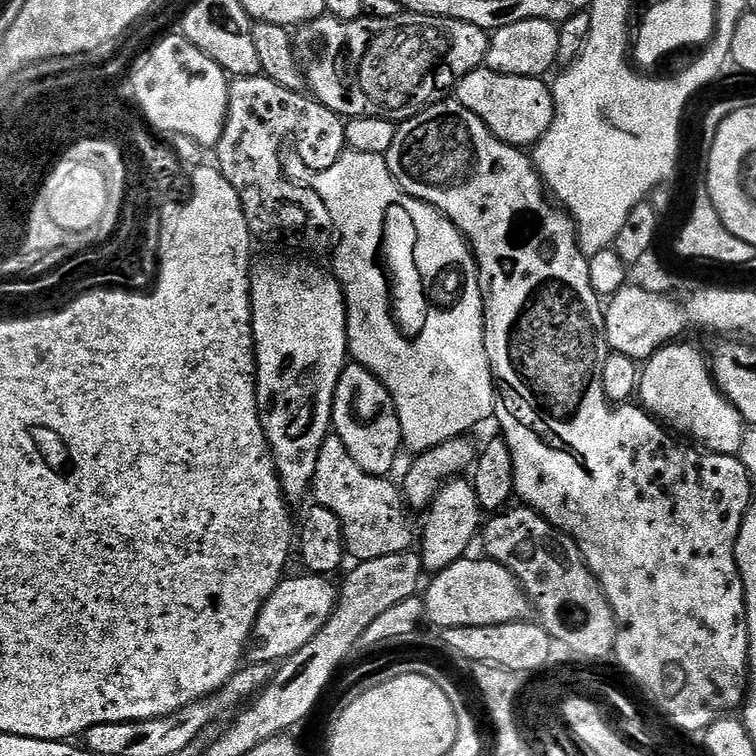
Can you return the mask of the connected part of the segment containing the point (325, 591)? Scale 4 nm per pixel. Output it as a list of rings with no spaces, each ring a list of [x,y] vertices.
[[[324,574],[303,575],[289,575],[281,579],[280,585],[273,590],[270,598],[266,598],[252,628],[254,643],[250,648],[251,663],[268,664],[272,660],[287,660],[289,656],[302,650],[302,646],[306,646],[306,642],[310,642],[310,638],[314,638],[314,634],[318,634],[318,630],[322,630],[322,626],[326,626],[326,622],[332,617],[338,599],[337,585],[332,585],[328,581],[331,579]]]

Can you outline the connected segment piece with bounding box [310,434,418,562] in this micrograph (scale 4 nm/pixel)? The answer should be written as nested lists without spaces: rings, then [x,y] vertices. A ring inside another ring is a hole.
[[[330,434],[322,442],[310,492],[313,497],[316,495],[315,503],[319,507],[338,514],[344,546],[347,555],[351,559],[353,556],[353,561],[407,552],[417,543],[417,529],[416,532],[412,529],[412,520],[408,517],[410,509],[404,502],[401,489],[397,485],[395,488],[390,481],[362,470],[362,466],[350,458],[350,450],[346,450],[340,436]]]

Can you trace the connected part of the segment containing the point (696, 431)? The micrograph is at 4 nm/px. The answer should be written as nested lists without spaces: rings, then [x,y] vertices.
[[[670,343],[646,361],[640,373],[639,403],[669,429],[677,428],[672,430],[704,440],[703,447],[707,451],[723,456],[737,455],[746,431],[744,420],[739,410],[720,392],[709,359],[694,345],[684,343]]]

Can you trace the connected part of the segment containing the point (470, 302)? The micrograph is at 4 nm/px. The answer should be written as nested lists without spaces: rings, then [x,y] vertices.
[[[351,150],[345,151],[334,166],[321,172],[311,173],[310,188],[315,195],[326,202],[326,210],[330,210],[330,218],[336,227],[338,239],[334,244],[334,255],[331,257],[331,267],[334,275],[344,289],[344,303],[348,305],[348,354],[355,363],[361,364],[379,378],[392,396],[396,413],[400,419],[400,438],[405,449],[412,454],[419,454],[438,446],[447,440],[471,433],[471,428],[479,426],[483,420],[488,420],[498,408],[498,393],[492,378],[492,367],[486,354],[486,338],[484,337],[484,295],[480,289],[480,271],[472,248],[464,236],[434,206],[406,194],[400,189],[400,184],[393,178],[388,169],[388,161],[378,154],[362,154]]]

